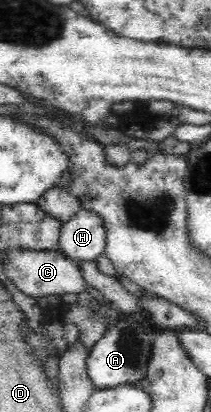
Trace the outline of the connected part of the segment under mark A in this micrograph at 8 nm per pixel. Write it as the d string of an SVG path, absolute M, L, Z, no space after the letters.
M121 320L115 327L106 329L105 335L89 351L87 374L97 389L137 383L145 375L149 351L151 351L151 339L137 320Z

